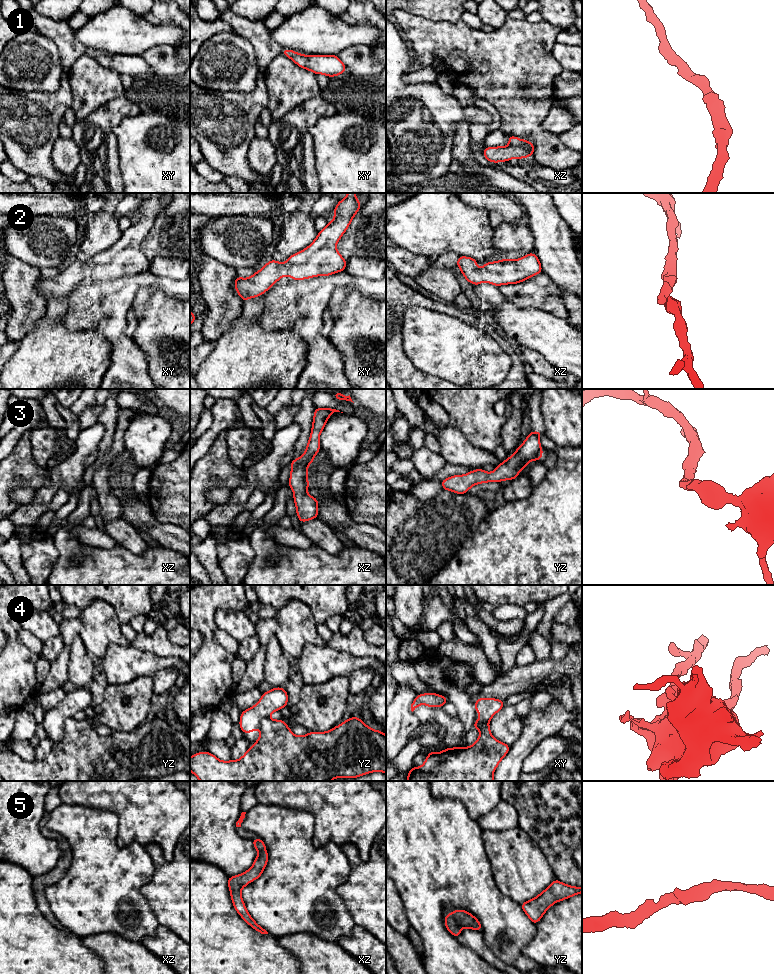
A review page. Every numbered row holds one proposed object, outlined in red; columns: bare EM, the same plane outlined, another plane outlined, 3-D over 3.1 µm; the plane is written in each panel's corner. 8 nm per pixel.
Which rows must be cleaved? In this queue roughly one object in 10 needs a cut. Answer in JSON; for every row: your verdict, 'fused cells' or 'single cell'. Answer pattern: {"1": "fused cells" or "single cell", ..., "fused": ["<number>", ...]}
{"1": "single cell", "2": "single cell", "3": "single cell", "4": "fused cells", "5": "single cell", "fused": ["4"]}

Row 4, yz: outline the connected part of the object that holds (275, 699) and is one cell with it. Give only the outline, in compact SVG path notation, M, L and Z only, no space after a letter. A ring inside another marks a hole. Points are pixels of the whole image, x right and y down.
M272 688L262 694L258 703L243 711L240 715L240 729L243 733L257 730L263 718L269 717L274 711L287 706L288 694L284 688Z

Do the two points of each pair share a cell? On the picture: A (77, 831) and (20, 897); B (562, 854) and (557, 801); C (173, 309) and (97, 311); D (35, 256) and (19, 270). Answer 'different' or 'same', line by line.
A: different
B: same
C: different
D: different

